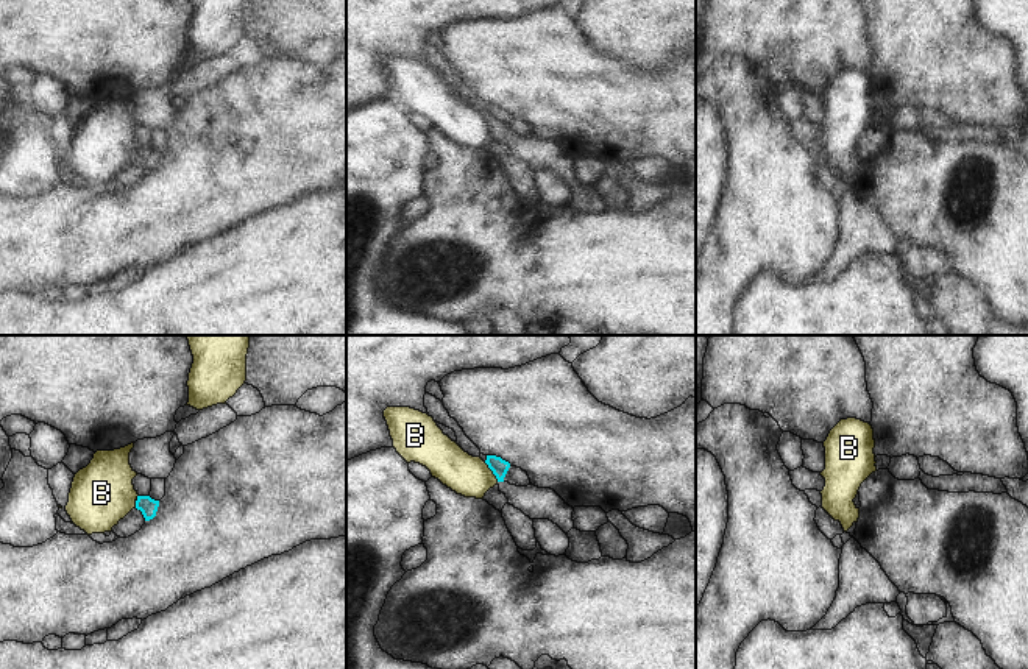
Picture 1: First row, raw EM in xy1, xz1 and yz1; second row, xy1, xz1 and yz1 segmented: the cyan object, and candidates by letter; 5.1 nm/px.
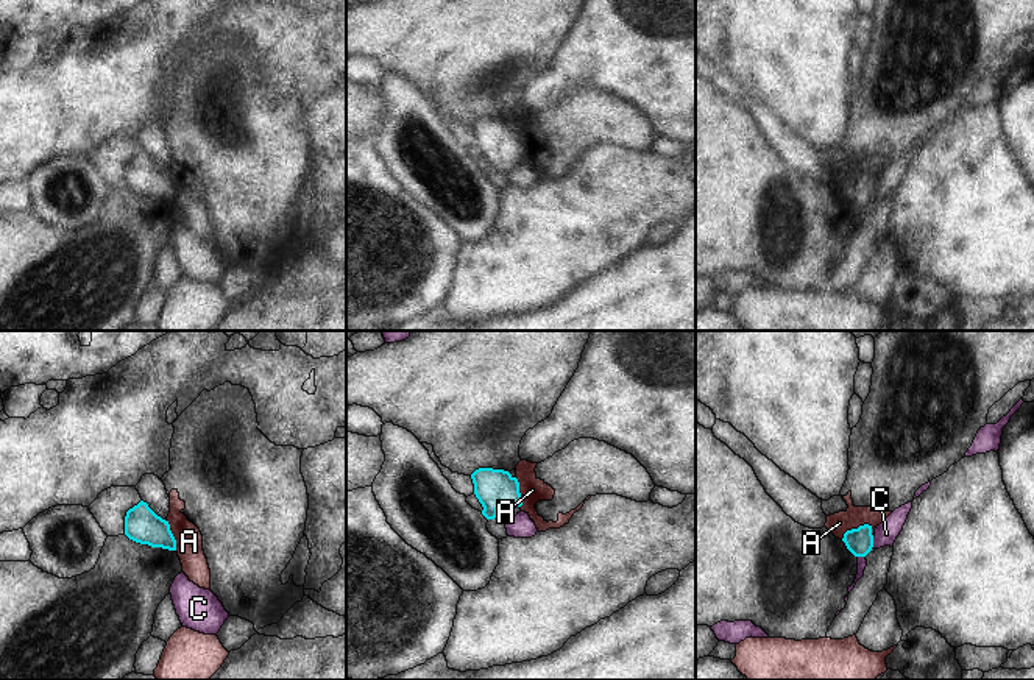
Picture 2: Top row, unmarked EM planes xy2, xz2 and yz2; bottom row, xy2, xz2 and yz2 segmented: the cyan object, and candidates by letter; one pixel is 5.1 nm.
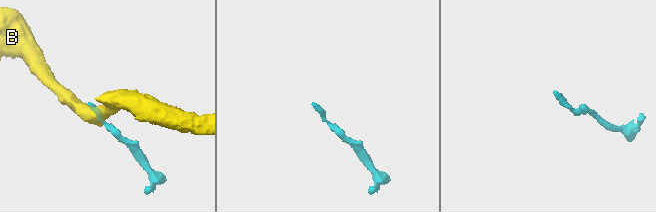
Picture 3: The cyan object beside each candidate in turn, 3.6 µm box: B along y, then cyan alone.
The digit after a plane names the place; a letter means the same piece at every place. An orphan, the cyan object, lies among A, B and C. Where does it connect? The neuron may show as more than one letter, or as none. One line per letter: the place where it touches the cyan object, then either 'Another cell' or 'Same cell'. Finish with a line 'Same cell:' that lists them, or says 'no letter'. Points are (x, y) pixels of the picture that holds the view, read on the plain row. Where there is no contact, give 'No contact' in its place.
A: Touches cyan at yz2 (855, 180). Another cell
B: Touches cyan at xz1 (492, 120). Another cell
C: Touches cyan at yz2 (872, 194). Another cell
Same cell: no letter.

